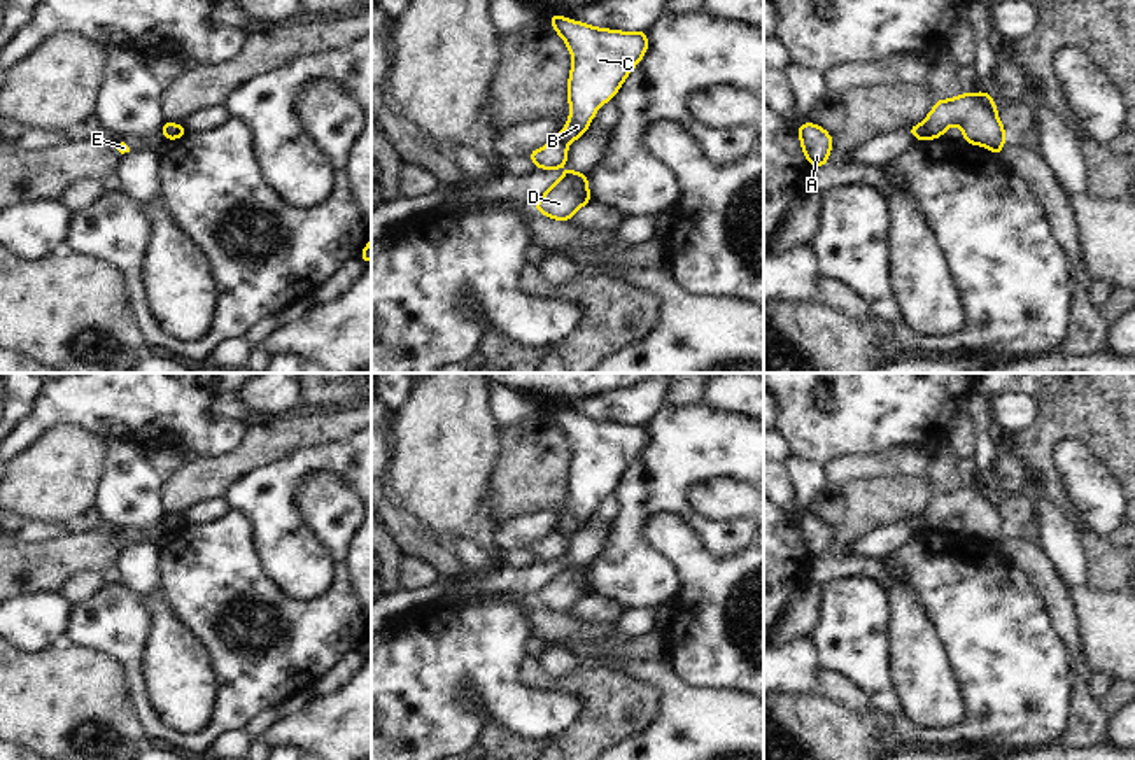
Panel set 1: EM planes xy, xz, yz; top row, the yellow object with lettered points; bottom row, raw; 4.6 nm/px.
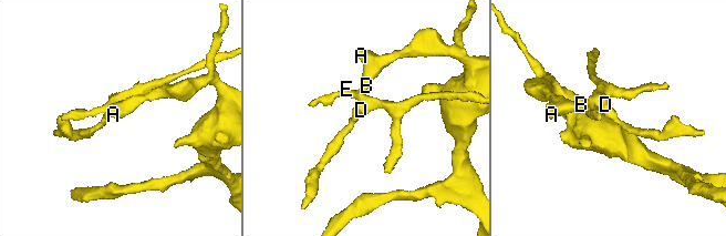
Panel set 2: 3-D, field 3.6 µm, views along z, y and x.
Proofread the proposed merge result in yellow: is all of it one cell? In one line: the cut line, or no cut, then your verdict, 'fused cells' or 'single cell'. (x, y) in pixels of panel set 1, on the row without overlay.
cut in yz along (920, 517), (927, 531); fused cells

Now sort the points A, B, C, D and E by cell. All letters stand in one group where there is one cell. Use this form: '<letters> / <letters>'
A B C / D E

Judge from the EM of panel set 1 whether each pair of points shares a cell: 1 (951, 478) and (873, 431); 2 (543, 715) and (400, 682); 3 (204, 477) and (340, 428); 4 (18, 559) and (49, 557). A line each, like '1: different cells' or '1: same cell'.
1: different cells
2: same cell
3: same cell
4: same cell

